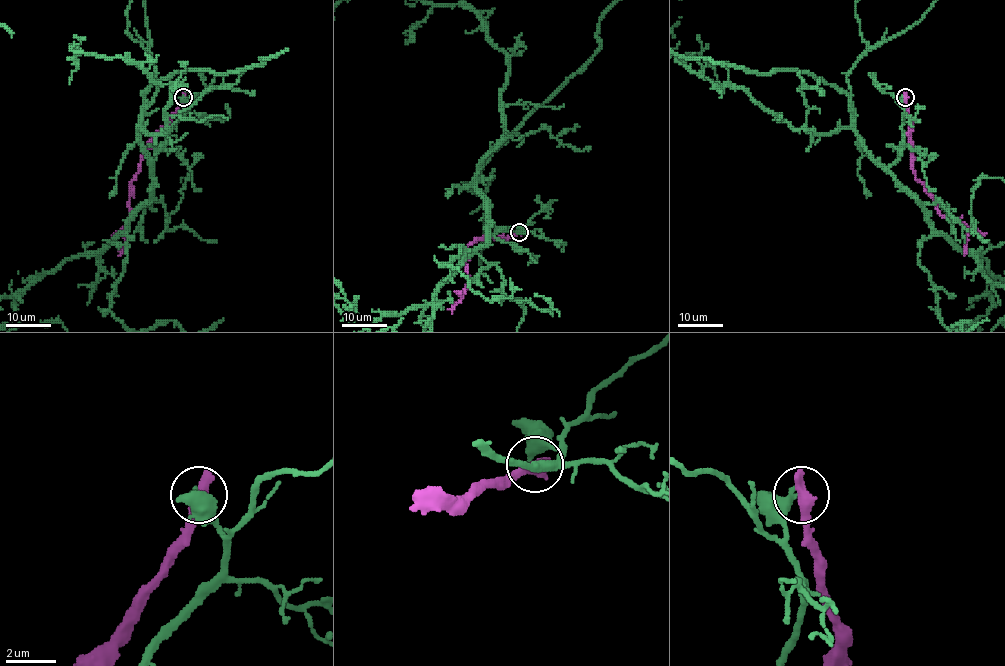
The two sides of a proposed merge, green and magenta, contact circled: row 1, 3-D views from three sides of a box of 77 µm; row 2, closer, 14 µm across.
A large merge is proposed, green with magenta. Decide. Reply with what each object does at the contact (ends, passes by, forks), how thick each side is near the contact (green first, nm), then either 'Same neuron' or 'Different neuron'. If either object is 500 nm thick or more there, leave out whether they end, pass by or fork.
Thickness 380 nm (green) against 600 nm. Different neuron

